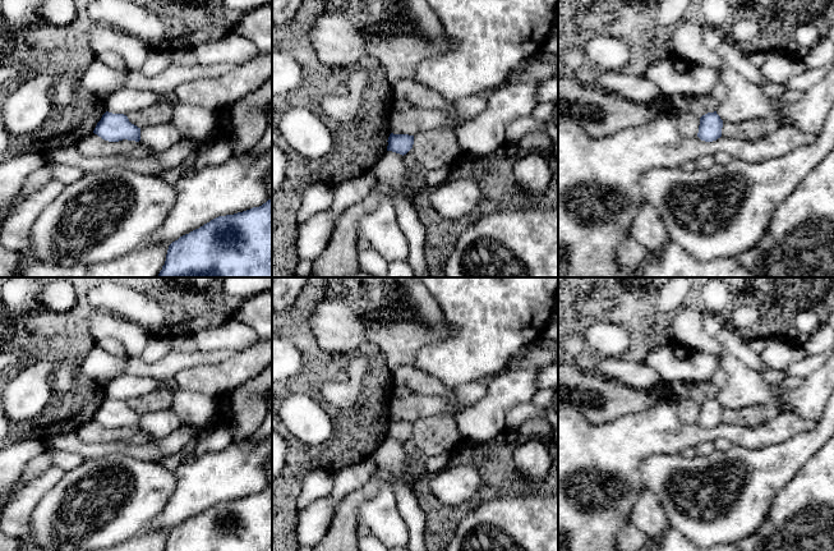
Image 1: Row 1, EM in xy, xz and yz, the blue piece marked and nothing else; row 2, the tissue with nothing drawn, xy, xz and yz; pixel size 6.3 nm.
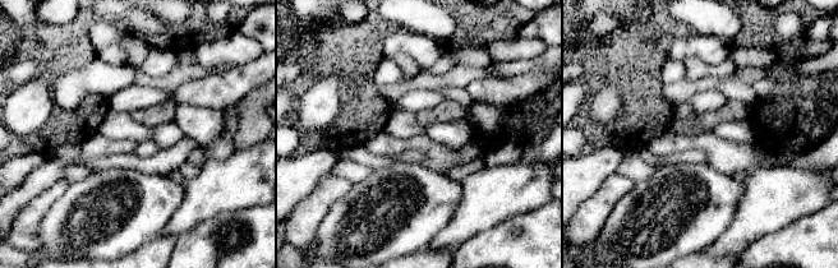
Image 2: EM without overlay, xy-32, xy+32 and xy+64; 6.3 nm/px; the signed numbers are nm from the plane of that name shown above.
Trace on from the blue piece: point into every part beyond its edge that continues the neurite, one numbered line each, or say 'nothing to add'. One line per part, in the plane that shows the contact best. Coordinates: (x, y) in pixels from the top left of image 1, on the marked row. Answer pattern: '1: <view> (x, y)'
nothing to add

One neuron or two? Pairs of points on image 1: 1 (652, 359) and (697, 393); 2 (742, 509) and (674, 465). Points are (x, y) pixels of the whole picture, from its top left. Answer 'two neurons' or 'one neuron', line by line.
1: two neurons
2: one neuron

